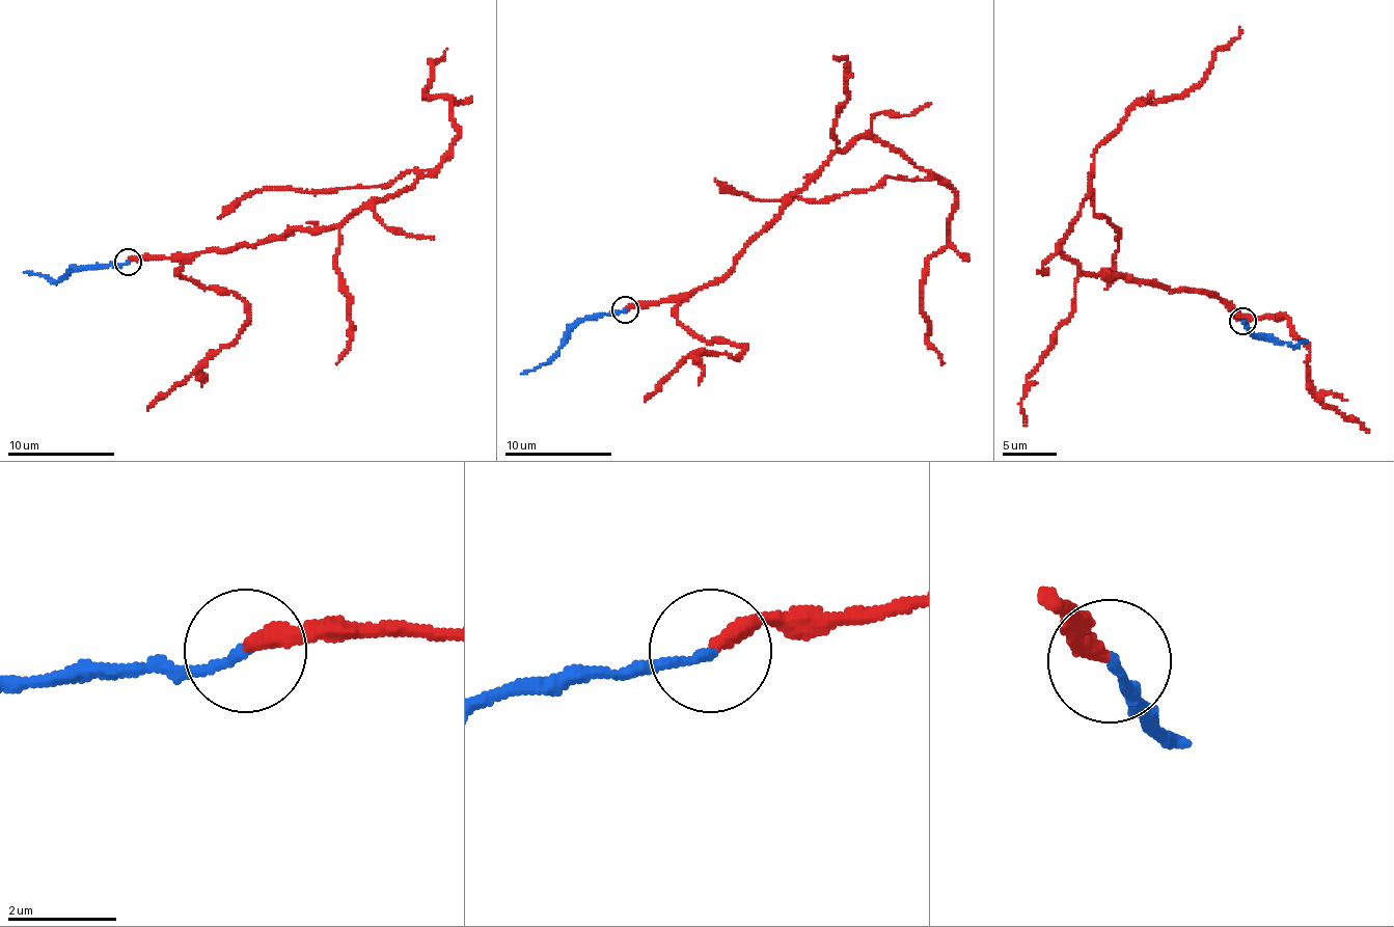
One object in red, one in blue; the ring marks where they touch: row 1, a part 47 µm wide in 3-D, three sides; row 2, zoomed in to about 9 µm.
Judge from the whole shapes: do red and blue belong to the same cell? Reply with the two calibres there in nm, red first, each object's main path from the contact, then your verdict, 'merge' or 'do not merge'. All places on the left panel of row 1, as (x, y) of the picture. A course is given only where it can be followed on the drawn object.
calibres 320 and 180 nm; course red (129, 261), (186, 258), (339, 224), (434, 171), (458, 133), (453, 103), (426, 100), (431, 61), (447, 49); course blue (129, 261), (88, 265), (51, 282), (37, 274), (24, 272); merge

